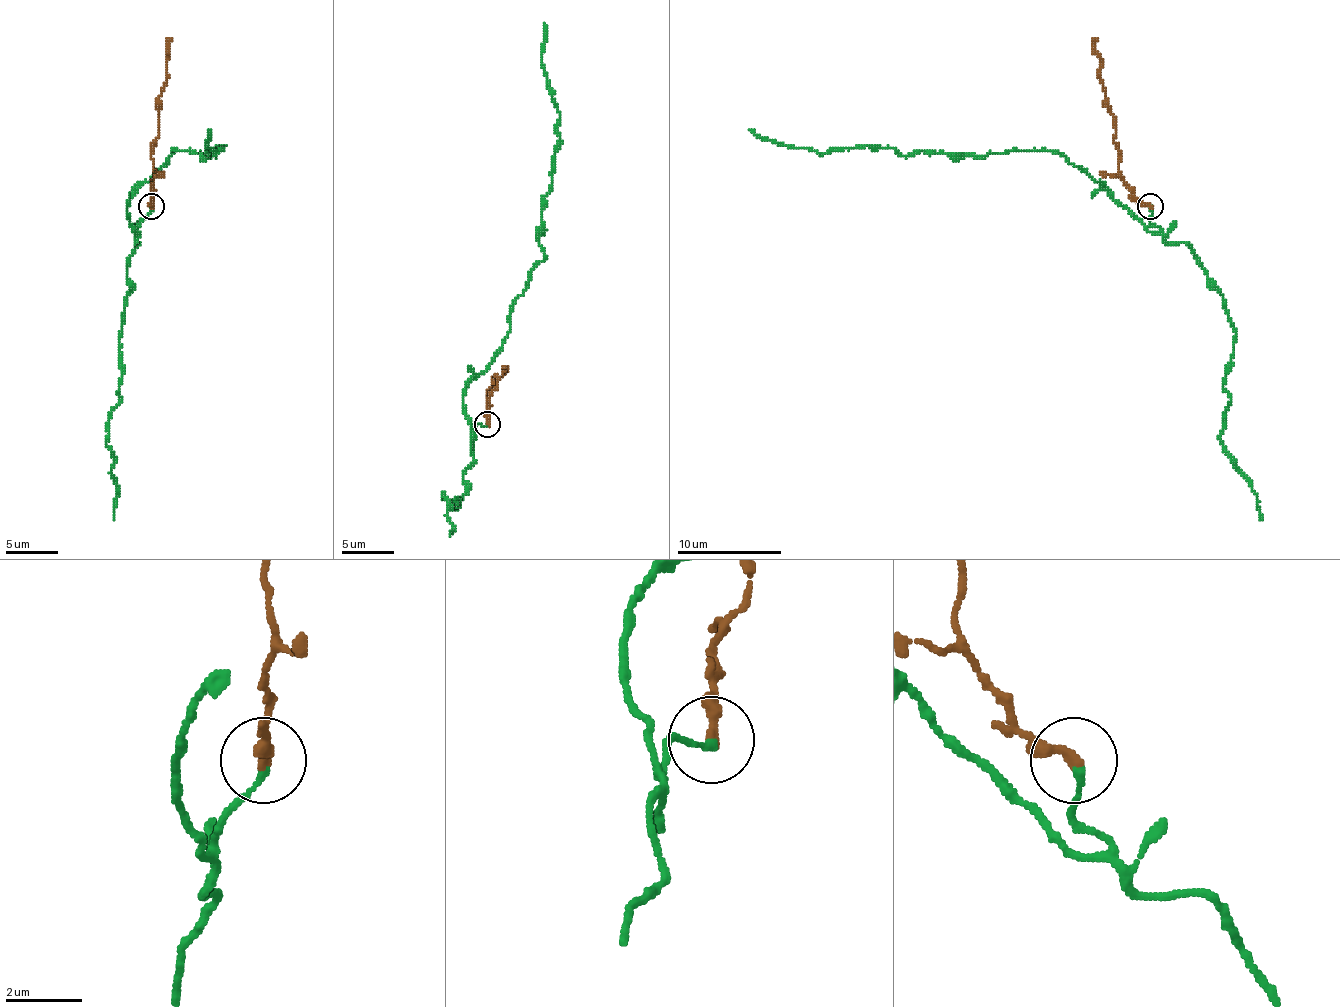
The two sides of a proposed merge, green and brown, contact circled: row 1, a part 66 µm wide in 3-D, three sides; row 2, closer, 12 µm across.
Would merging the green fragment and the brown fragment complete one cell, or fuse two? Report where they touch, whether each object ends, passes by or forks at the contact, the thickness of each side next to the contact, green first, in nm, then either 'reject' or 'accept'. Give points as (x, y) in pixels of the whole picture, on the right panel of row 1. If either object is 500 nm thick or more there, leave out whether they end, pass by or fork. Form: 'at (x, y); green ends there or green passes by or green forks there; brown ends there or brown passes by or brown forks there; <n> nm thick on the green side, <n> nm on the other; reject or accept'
at (1150, 206); green ends there; brown ends there; 170 nm thick on the green side, 300 nm on the other; accept

